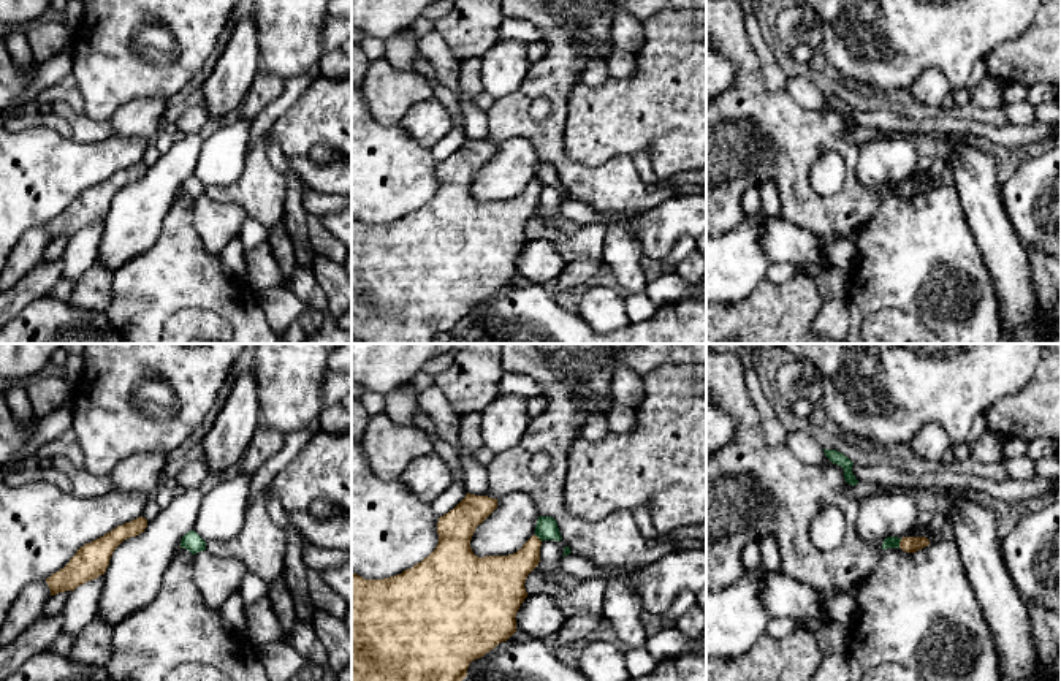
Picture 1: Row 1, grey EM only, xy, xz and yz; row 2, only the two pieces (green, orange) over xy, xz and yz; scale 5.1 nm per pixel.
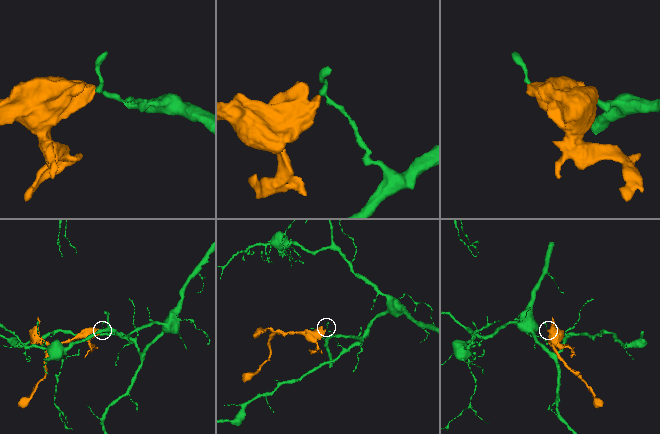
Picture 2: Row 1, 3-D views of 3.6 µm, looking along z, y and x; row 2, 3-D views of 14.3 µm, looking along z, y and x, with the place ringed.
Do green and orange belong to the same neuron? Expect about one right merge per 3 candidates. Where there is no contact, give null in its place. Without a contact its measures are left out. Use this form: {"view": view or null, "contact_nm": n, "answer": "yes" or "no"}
{"view": "yz", "contact_nm": 50, "answer": "no"}

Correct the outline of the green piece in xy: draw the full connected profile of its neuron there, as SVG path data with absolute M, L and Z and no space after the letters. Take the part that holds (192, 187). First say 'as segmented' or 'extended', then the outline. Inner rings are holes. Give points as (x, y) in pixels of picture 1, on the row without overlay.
as segmented; M187 177L181 185L181 193L188 195L192 200L196 200L200 196L206 195L206 187L195 177Z

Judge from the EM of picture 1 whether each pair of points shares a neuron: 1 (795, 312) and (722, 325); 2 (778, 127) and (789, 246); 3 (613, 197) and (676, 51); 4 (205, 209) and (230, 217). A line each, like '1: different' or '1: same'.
1: same
2: different
3: different
4: same

